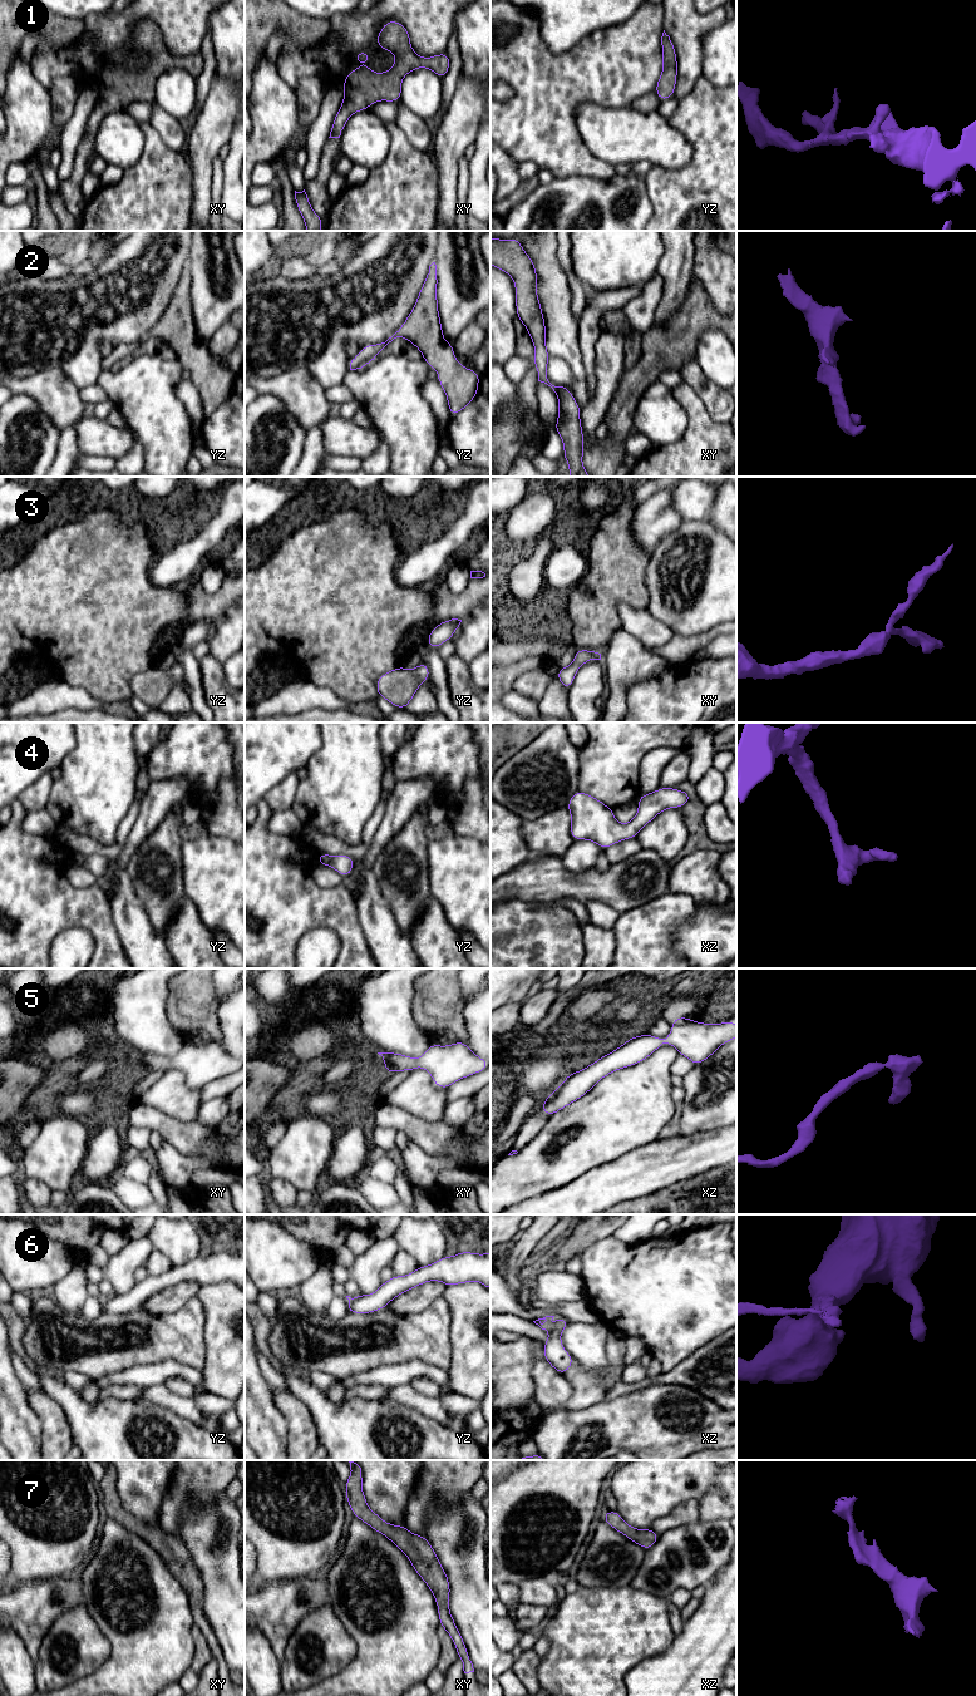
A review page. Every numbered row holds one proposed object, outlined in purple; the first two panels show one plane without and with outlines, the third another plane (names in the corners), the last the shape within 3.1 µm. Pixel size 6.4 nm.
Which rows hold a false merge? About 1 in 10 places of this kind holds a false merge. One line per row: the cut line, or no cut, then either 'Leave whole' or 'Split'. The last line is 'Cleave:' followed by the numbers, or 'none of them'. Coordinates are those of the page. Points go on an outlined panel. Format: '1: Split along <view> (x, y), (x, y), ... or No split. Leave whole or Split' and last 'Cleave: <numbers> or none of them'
1: No split. Leave whole
2: No split. Leave whole
3: No split. Leave whole
4: No split. Leave whole
5: No split. Leave whole
6: Split along xz (553, 1326), (550, 1331). Split
7: No split. Leave whole
Cleave: 6

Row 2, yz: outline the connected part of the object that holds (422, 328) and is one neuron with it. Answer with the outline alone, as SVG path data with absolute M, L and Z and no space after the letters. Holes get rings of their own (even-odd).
M433 262L405 322L385 342L363 346L351 360L350 370L366 366L389 342L396 337L404 337L415 345L424 361L438 371L437 379L447 395L449 414L454 416L474 400L480 375L472 369L462 366L454 356L453 345L444 340L437 287L437 265Z

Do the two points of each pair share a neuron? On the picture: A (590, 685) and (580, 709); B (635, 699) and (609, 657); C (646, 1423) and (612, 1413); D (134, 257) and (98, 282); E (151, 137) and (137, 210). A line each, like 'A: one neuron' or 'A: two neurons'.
A: one neuron
B: two neurons
C: one neuron
D: one neuron
E: one neuron

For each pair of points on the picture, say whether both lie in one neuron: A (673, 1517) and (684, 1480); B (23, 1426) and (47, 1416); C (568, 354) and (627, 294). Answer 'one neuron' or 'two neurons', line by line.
A: two neurons
B: two neurons
C: two neurons

